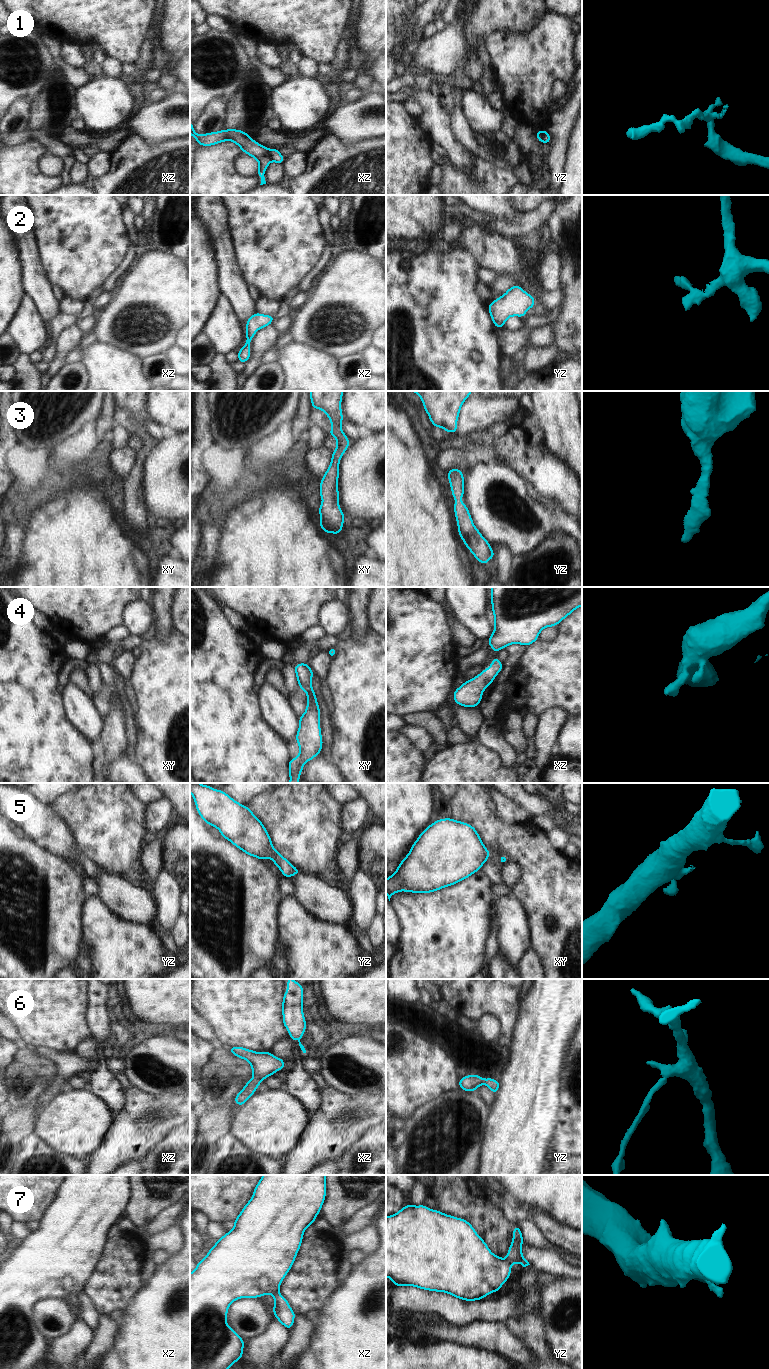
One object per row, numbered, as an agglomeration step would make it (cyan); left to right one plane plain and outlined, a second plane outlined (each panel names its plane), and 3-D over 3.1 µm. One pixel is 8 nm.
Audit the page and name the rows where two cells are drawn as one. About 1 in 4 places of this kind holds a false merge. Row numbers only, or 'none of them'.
1, 5

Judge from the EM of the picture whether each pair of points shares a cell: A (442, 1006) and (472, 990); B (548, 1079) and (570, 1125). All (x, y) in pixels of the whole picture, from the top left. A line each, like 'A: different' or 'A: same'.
A: different
B: different

